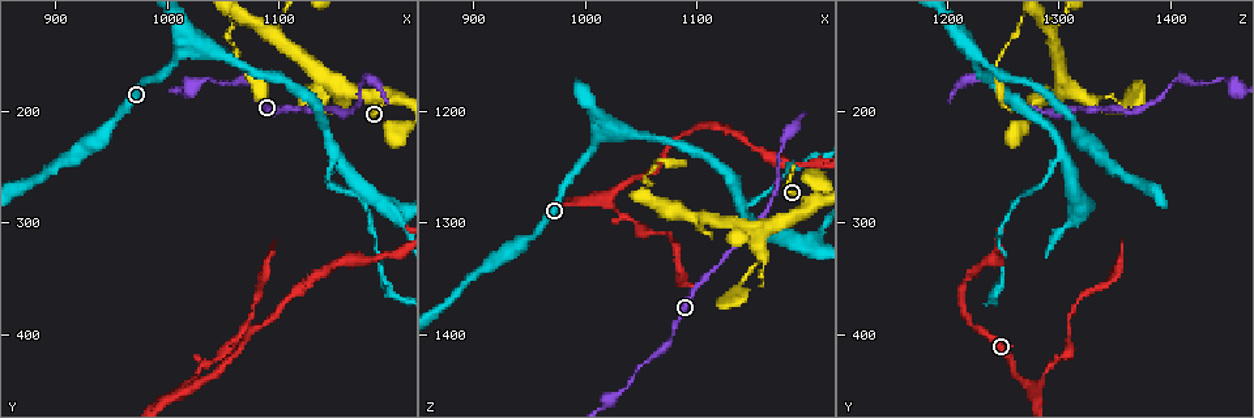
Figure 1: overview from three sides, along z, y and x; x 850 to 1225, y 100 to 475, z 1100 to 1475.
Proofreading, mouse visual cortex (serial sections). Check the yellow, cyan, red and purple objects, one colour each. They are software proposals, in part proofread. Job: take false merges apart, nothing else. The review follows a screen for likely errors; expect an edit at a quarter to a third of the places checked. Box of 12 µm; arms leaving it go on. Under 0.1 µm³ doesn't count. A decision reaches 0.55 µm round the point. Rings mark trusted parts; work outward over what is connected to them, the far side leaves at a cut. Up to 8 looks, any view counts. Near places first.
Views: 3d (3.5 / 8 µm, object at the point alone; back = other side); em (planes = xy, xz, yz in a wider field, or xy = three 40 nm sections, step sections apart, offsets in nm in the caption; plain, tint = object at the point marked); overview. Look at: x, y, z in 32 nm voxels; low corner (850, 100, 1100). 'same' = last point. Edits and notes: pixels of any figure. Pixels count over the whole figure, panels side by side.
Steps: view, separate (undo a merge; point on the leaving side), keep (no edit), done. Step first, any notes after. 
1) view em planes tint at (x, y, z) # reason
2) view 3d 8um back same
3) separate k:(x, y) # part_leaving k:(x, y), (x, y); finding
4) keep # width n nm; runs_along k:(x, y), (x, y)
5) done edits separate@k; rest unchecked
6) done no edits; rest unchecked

view 3d 8um at (1026, 442, 1274) # side arm on a straight run

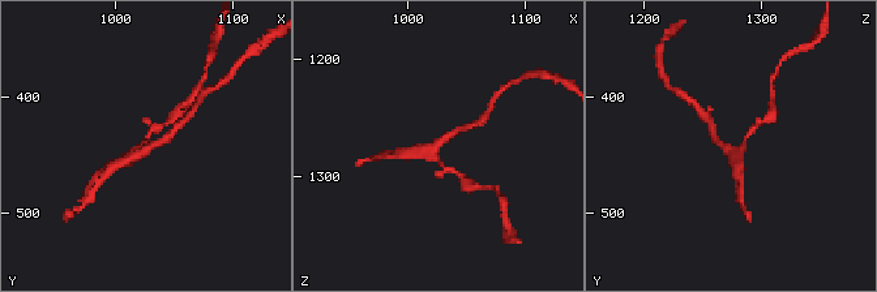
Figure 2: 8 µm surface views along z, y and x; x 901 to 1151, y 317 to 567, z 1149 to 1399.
view em xy step 2 tint at (1024, 442, 1272) # arms 3; arm_widths 150, 200, 250 nm; need the tissue

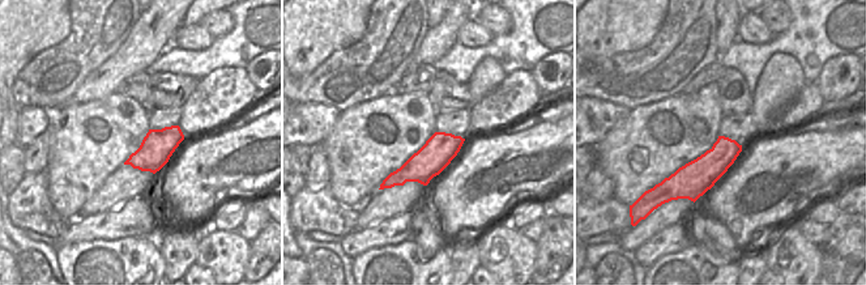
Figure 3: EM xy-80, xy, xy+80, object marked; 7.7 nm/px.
separate 2:(154, 129) # part_leaving 2:(144, 142), (154, 127), (172, 119); two cells meet here

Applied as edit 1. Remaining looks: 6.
view 3d 3.5um back at (1154, 240, 1306) # side arm on a straight run

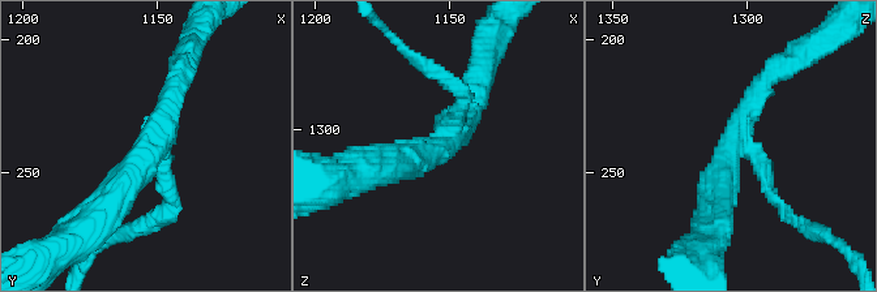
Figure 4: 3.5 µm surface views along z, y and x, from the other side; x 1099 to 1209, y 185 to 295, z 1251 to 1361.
view em planes tint at (1152, 240, 1302) # arms 3; arm_widths 150, 250, 400 nm

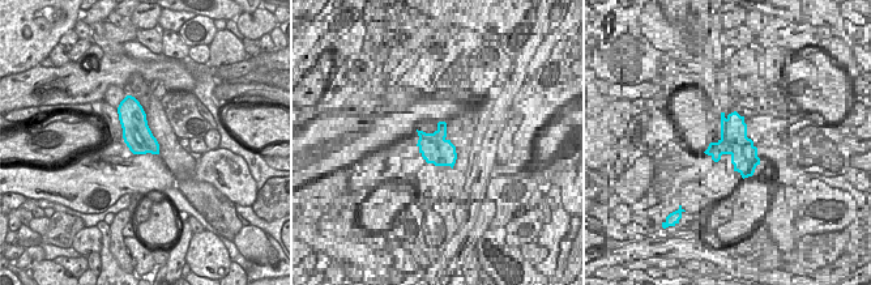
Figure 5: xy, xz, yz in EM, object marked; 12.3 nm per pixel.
separate 4:(153, 215) # part_leaving 4:(162, 166), (170, 206), (110, 239); a second cell is stuck on

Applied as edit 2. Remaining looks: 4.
view overview # see it whole again

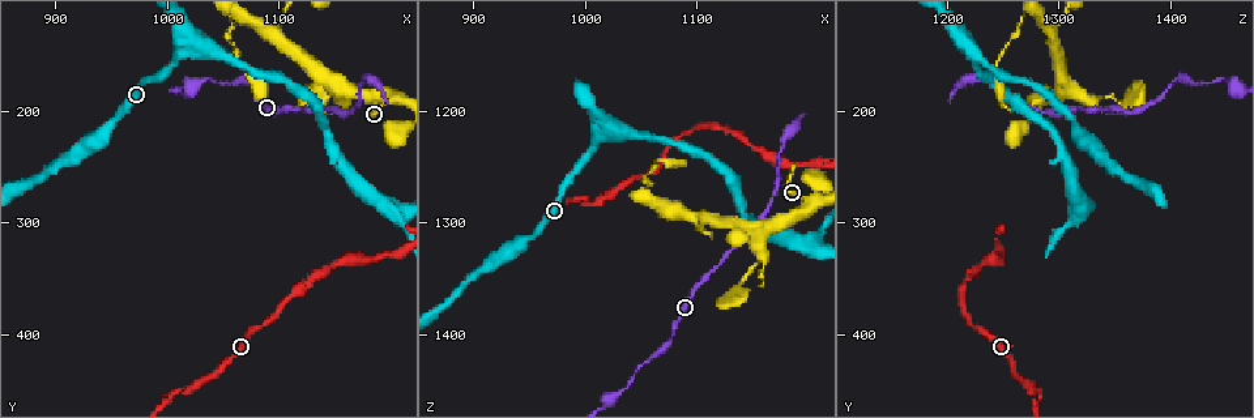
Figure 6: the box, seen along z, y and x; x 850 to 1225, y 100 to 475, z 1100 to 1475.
view em xy step 2 tint at (1158, 178, 1304) # calibre changes

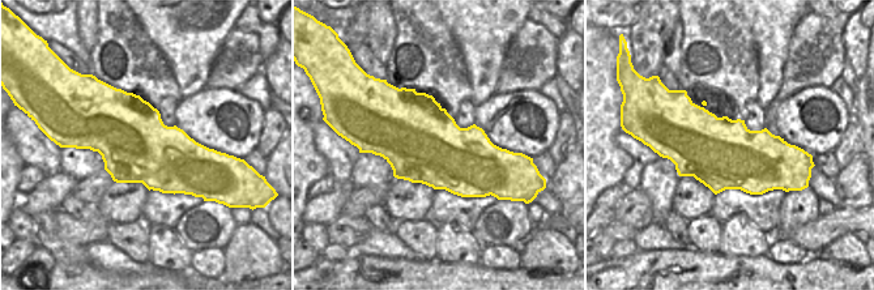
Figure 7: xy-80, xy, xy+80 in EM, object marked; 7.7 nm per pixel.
view 3d 3.5um same # see where the arms go

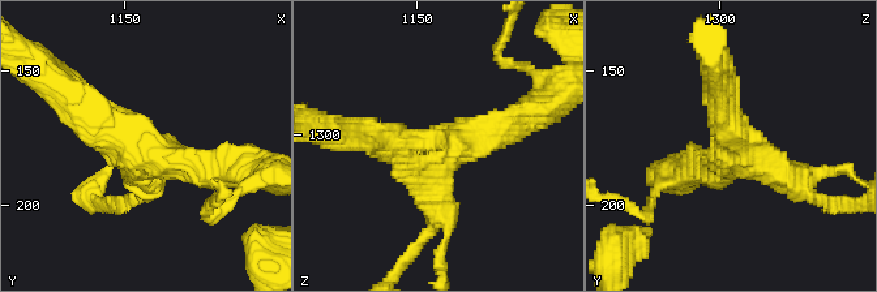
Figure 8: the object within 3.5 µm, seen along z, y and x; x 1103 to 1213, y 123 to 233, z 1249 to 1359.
keep # arms 3; runs_along 8:(218, 171), (142, 151), (75, 99); all the same cell

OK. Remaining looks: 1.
done edits separate@2, separate@4; rest unchecked

